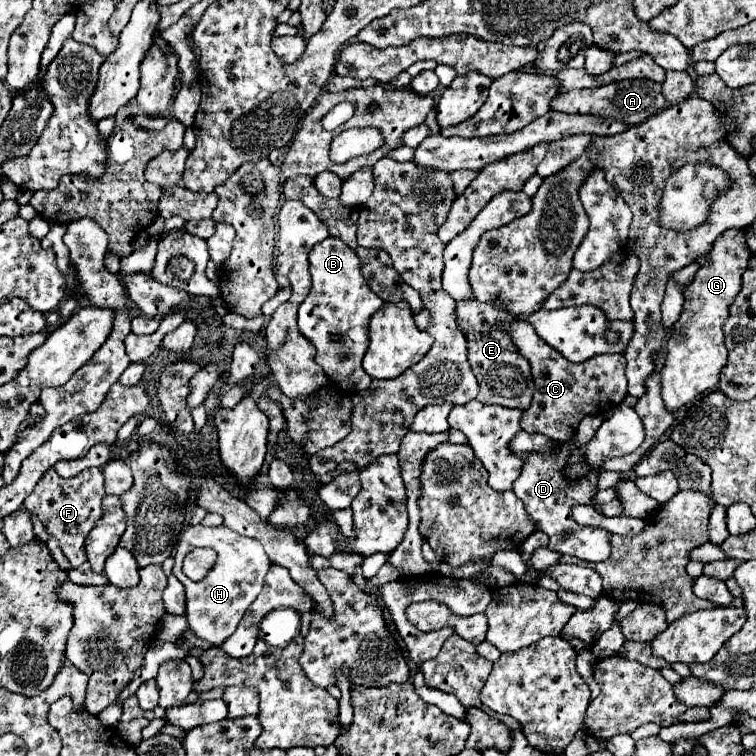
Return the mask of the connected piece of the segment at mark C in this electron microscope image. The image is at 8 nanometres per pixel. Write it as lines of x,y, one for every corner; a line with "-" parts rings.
527,321
517,323
503,323
505,331
511,331
513,341
521,355
525,355
531,363
531,373
535,381
535,395
531,407
523,413
521,429
527,433
541,433
559,443
569,441
577,425
587,415
601,415
607,409
617,407
627,395
625,383
625,357
623,355
597,355
587,359
585,363
569,363
559,351
553,351
535,331
529,327

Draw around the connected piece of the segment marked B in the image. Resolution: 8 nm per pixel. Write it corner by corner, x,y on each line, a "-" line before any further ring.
327,237
317,243
309,253
309,263
313,285
299,307
299,331
315,345
315,363
325,373
333,373
335,385
343,391
367,389
371,377
363,371
361,359
369,345
369,319
385,303
367,287
359,257
341,239

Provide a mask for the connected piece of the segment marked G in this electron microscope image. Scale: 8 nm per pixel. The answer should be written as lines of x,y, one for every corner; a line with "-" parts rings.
729,229
723,235
717,237
713,243
713,259
705,267
701,267
695,277
683,287
683,311
679,315
679,321
671,327
669,339
667,339
667,357
665,367
661,371
661,397
667,411
677,411
679,407
687,405
693,397
705,391
715,391
719,387
719,375
727,363
727,347
725,347
725,333
723,325
729,319
729,307
733,305
737,293
741,291
741,275
745,273
745,267
749,263
749,249
745,247
745,237
741,235
741,229

